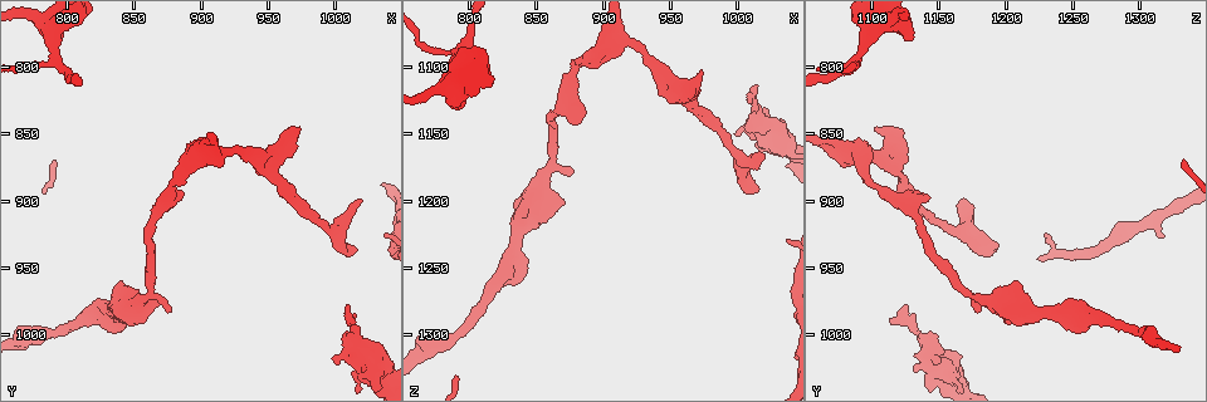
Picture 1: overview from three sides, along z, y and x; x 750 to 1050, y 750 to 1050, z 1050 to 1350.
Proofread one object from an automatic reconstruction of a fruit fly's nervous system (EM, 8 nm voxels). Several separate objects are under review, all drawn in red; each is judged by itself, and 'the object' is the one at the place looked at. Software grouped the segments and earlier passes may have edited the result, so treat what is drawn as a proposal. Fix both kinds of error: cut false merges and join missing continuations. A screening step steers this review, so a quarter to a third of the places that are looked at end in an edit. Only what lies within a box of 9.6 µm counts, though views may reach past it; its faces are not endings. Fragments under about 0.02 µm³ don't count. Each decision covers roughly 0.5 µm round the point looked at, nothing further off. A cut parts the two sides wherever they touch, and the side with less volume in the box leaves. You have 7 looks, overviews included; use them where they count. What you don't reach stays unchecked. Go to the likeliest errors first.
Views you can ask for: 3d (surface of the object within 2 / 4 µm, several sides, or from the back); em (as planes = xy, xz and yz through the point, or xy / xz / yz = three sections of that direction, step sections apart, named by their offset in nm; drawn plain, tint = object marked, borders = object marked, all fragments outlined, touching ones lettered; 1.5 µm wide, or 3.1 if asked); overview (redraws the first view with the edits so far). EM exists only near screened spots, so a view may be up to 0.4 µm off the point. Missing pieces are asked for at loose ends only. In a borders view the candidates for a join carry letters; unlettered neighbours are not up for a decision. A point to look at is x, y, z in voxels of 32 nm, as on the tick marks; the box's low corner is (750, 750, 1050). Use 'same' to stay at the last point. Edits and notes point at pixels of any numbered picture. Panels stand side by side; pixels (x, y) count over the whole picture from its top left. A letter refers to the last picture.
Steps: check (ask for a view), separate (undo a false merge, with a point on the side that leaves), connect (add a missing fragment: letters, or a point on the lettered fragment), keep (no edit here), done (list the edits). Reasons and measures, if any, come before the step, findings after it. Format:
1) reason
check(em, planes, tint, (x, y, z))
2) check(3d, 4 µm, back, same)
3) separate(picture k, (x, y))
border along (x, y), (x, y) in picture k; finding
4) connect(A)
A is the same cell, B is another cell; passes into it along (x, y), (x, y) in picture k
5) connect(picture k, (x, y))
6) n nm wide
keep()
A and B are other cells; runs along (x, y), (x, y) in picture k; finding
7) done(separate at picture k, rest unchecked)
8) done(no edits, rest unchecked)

side arm on a straight run
check(3d, 4 µm, back, (936, 864, 1096))

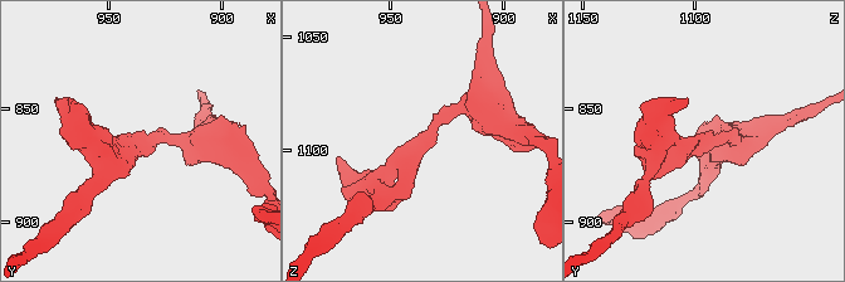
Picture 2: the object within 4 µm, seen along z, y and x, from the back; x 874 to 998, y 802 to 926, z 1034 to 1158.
3 arms; arms of 220, 260, 280 nm; need the tissue
check(em, planes, borders, (934, 864, 1094))

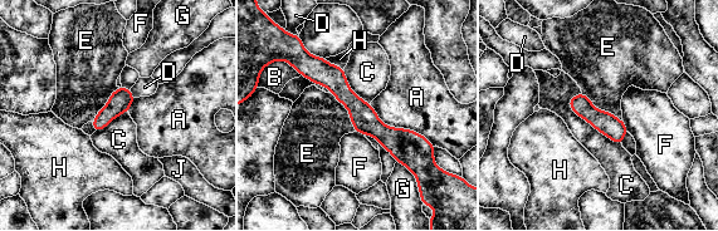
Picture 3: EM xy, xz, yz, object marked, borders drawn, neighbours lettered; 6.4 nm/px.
keep()
A, B, C, D, E, F, G, H and J are other cells; runs along (299, 63), (387, 137), (421, 150) in picture 3; one cell here

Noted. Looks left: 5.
an open end
check(3d, 4 µm, (790, 780, 1130))

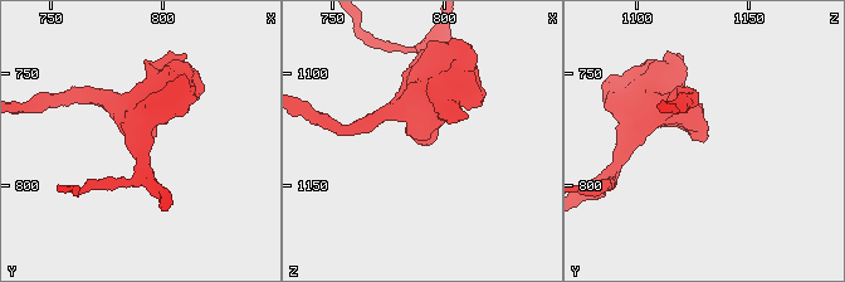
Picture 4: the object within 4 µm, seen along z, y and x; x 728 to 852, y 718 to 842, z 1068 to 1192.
shape alone is not enough
check(em, planes, borders, (788, 779, 1128))

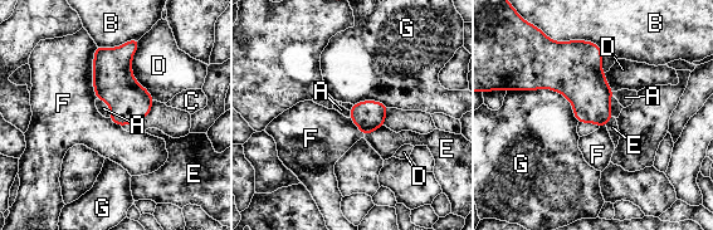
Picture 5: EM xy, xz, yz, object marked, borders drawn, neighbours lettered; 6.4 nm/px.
G touches over 480 nm
keep()
A, B, C, D, E, F and G are other cells; none of them fits

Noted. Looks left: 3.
free end
check(em, planes, borders, (886, 898, 1140))

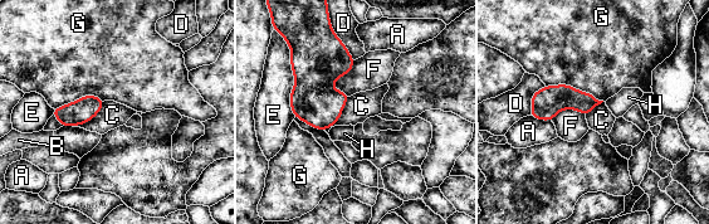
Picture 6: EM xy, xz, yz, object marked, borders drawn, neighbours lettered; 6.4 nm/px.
keep()
A, B, C, D, E, F, G and H are other cells; border along (351, 96), (340, 118), (323, 130) in picture 6; none of them fits

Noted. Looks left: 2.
done(no edits, rest unchecked)

